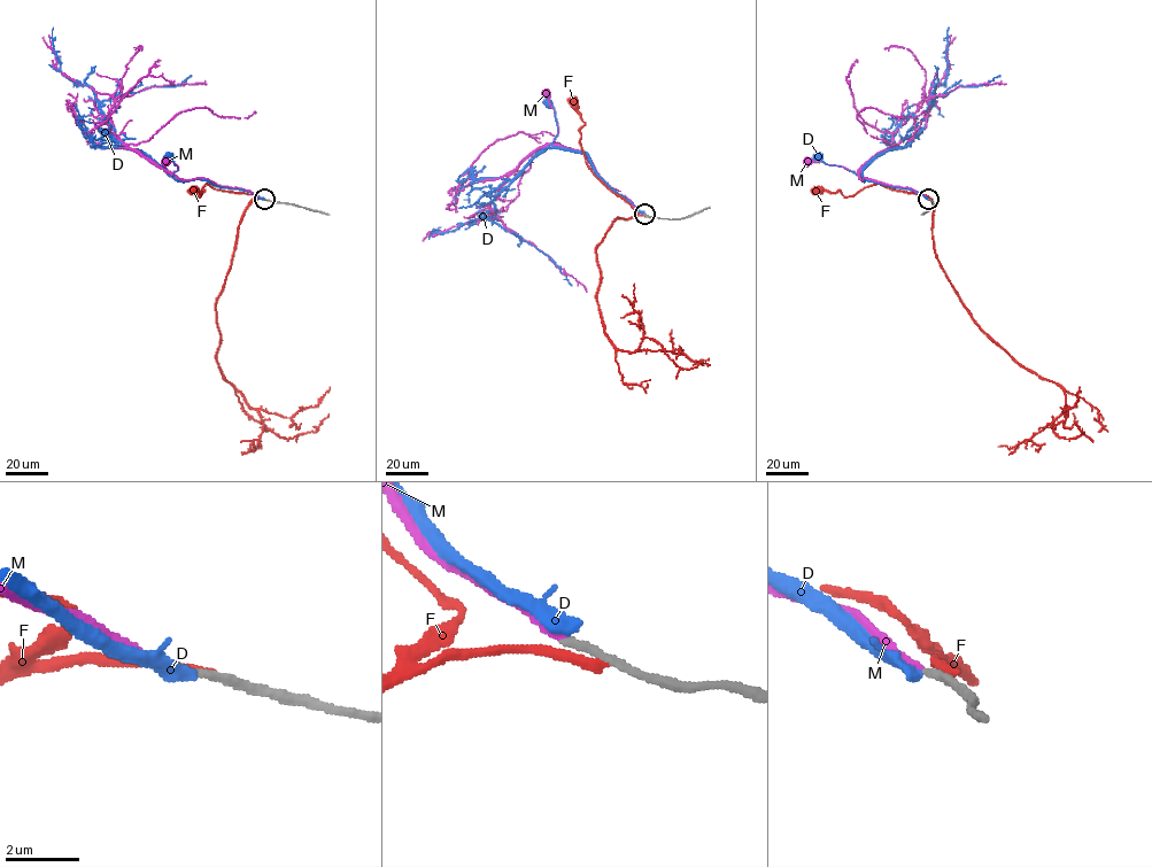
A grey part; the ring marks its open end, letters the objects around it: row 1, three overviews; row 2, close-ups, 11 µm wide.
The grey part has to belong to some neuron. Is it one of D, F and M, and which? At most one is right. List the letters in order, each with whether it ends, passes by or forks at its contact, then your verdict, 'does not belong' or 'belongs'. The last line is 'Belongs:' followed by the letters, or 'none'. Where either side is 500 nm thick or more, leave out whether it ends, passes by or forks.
D: it ends there; does not belong
F: it ends there; does not belong
M: it ends there; belongs
Belongs: M

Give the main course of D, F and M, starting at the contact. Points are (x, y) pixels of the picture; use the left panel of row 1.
D: (263, 199), (250, 192), (206, 180), (174, 179), (168, 175), (177, 167), (169, 155)
F: (265, 199), (217, 190), (206, 183), (201, 196), (205, 191), (192, 190)
M: (263, 199), (205, 178), (180, 179), (169, 171), (171, 175), (178, 167), (172, 162), (165, 162)

